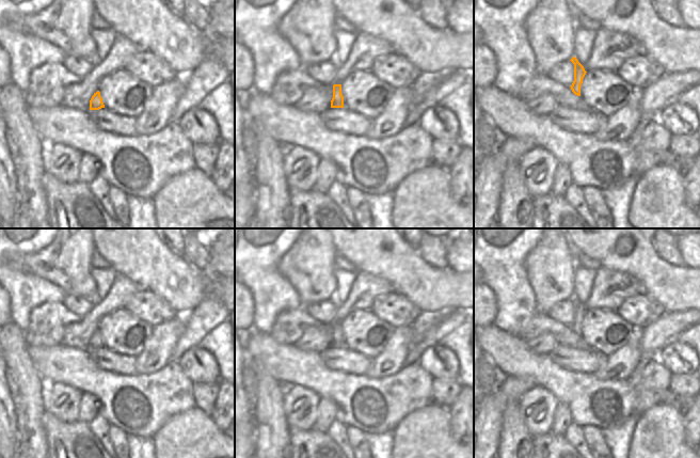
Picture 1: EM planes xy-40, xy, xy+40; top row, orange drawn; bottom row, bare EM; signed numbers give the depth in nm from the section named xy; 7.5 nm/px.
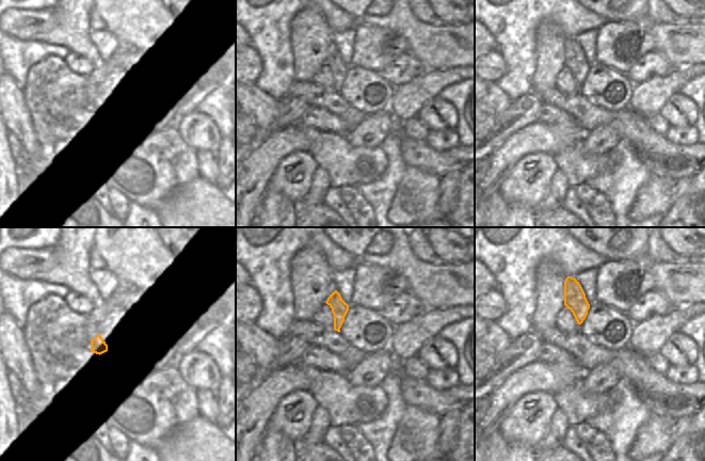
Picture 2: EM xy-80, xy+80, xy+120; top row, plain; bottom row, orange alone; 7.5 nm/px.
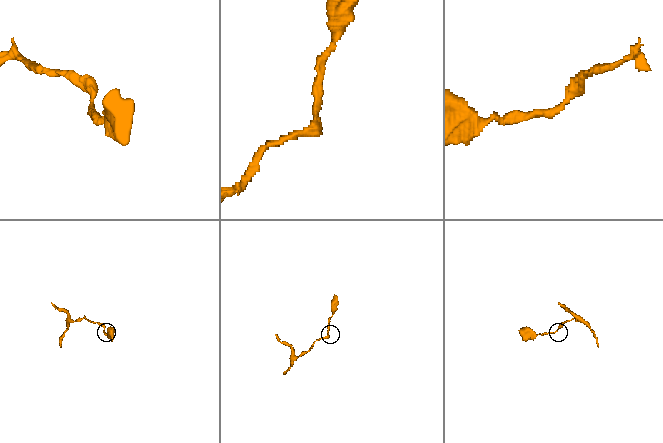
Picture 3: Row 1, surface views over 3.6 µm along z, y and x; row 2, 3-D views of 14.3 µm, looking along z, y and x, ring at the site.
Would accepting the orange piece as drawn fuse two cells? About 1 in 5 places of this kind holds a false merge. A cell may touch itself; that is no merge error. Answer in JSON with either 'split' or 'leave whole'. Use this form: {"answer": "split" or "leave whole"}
{"answer": "leave whole"}

